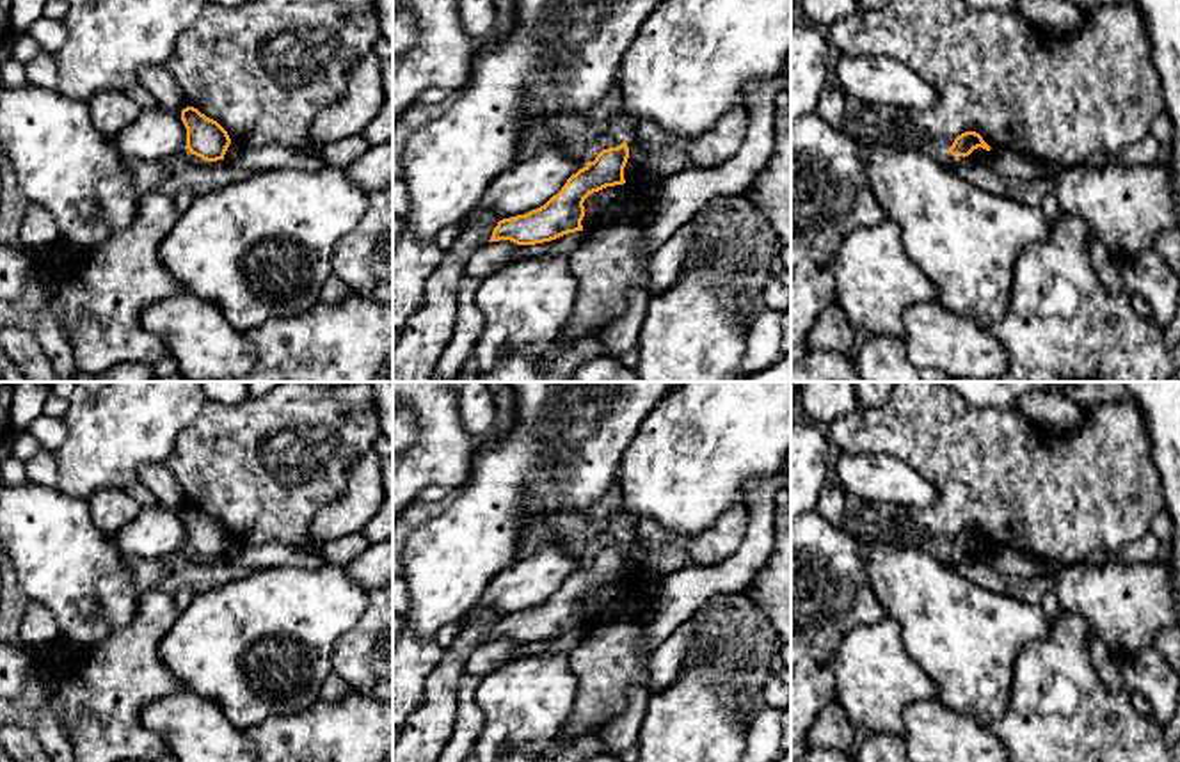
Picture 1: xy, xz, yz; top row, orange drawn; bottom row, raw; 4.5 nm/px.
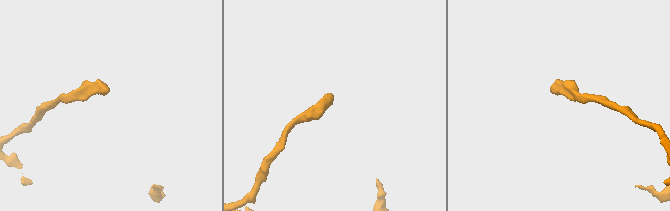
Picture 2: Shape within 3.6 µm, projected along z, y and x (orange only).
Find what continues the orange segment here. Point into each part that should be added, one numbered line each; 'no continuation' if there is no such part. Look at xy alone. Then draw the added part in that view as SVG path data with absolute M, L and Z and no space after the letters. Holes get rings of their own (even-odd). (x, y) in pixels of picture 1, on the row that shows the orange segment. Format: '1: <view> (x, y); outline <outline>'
no continuation

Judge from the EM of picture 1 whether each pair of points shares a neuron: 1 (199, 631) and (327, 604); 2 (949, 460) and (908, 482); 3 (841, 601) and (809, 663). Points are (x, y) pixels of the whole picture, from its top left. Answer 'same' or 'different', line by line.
1: same
2: different
3: same

